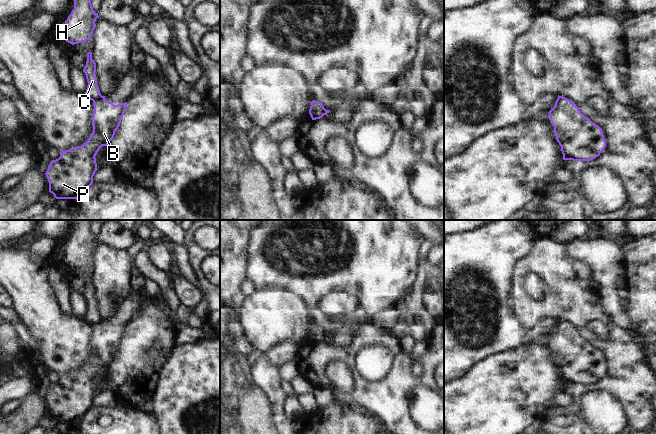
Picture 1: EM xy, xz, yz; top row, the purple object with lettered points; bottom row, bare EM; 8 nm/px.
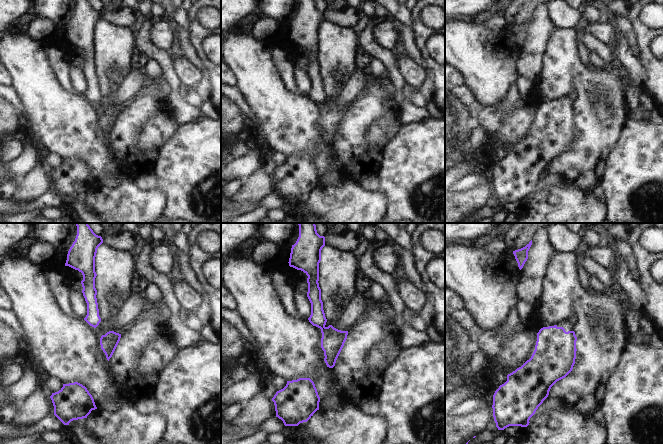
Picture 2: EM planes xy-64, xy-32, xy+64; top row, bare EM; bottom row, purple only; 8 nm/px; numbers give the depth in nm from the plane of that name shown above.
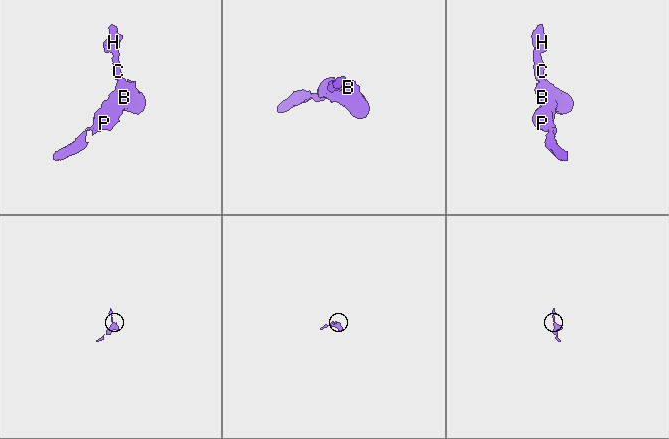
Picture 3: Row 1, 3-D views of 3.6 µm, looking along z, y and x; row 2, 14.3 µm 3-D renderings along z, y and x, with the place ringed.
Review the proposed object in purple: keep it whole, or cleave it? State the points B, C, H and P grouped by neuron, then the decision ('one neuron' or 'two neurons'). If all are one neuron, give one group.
groups B P / C H; two neurons

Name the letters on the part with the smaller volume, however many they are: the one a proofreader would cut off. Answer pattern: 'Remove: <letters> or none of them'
Remove: C, H

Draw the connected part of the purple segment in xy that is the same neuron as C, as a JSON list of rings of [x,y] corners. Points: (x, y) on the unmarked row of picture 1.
[[[92,276],[87,277],[87,285],[83,296],[85,297],[88,306],[88,310],[84,320],[92,325],[97,325],[102,319],[97,309],[97,301],[95,298],[96,287],[92,283]]]

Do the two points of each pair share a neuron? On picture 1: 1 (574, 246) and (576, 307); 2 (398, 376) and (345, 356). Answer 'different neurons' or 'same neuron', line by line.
1: different neurons
2: same neuron

